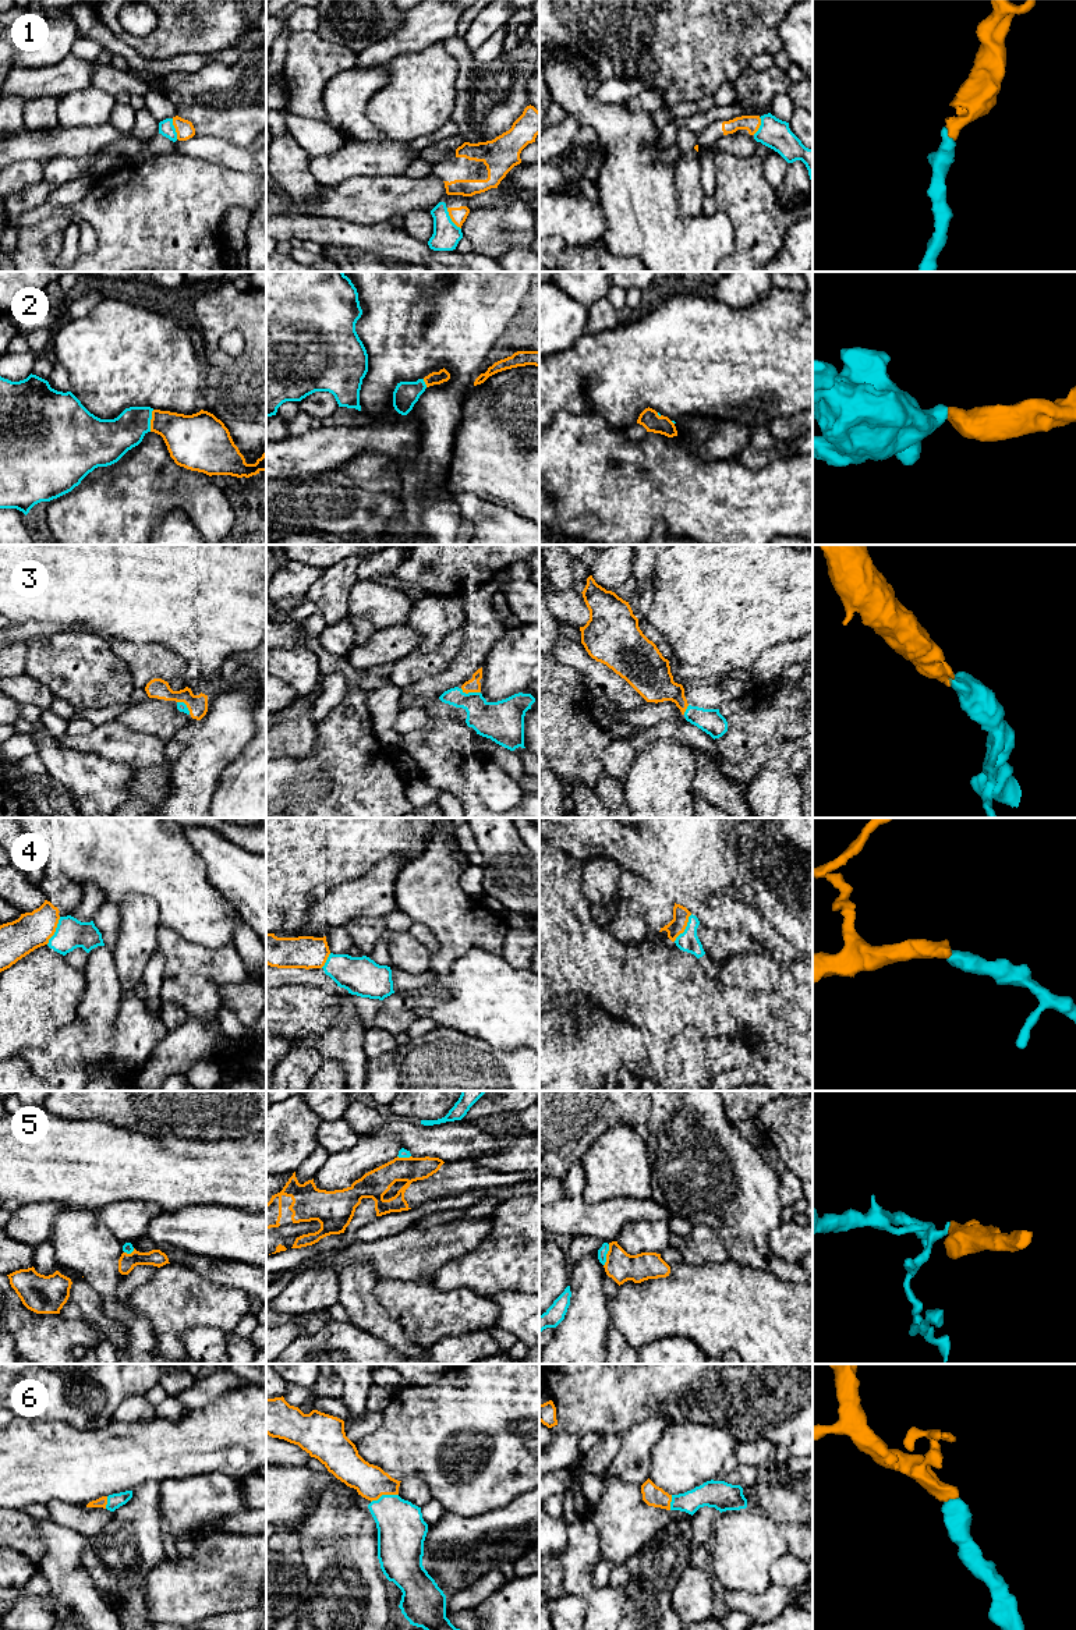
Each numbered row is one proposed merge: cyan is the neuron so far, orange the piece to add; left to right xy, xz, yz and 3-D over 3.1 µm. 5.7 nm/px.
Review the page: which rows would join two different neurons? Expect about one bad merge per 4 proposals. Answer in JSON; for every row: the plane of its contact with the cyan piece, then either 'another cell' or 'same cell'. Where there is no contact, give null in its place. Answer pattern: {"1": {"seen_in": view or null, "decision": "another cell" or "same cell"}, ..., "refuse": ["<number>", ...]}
{"1": {"seen_in": "xz", "decision": "same cell"}, "2": {"seen_in": "xy", "decision": "same cell"}, "3": {"seen_in": "xz", "decision": "same cell"}, "4": {"seen_in": "yz", "decision": "same cell"}, "5": {"seen_in": "yz", "decision": "another cell"}, "6": {"seen_in": "xz", "decision": "same cell"}, "refuse": ["5"]}

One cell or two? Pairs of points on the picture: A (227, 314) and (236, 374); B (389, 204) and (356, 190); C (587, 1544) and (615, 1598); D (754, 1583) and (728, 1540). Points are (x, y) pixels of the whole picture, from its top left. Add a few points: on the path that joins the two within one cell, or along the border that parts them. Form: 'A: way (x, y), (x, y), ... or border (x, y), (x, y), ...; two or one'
A: way (213, 329), (213, 351), (220, 358); one
B: way (381, 199), (364, 198); one
C: way (584, 1562), (584, 1584), (597, 1597); one
D: way (750, 1572), (742, 1563), (739, 1551); one

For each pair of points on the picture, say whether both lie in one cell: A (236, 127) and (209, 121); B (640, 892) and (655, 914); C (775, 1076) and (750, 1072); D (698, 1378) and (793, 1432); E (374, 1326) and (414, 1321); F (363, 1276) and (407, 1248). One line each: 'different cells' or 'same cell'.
A: same cell
B: same cell
C: same cell
D: same cell
E: different cells
F: different cells

